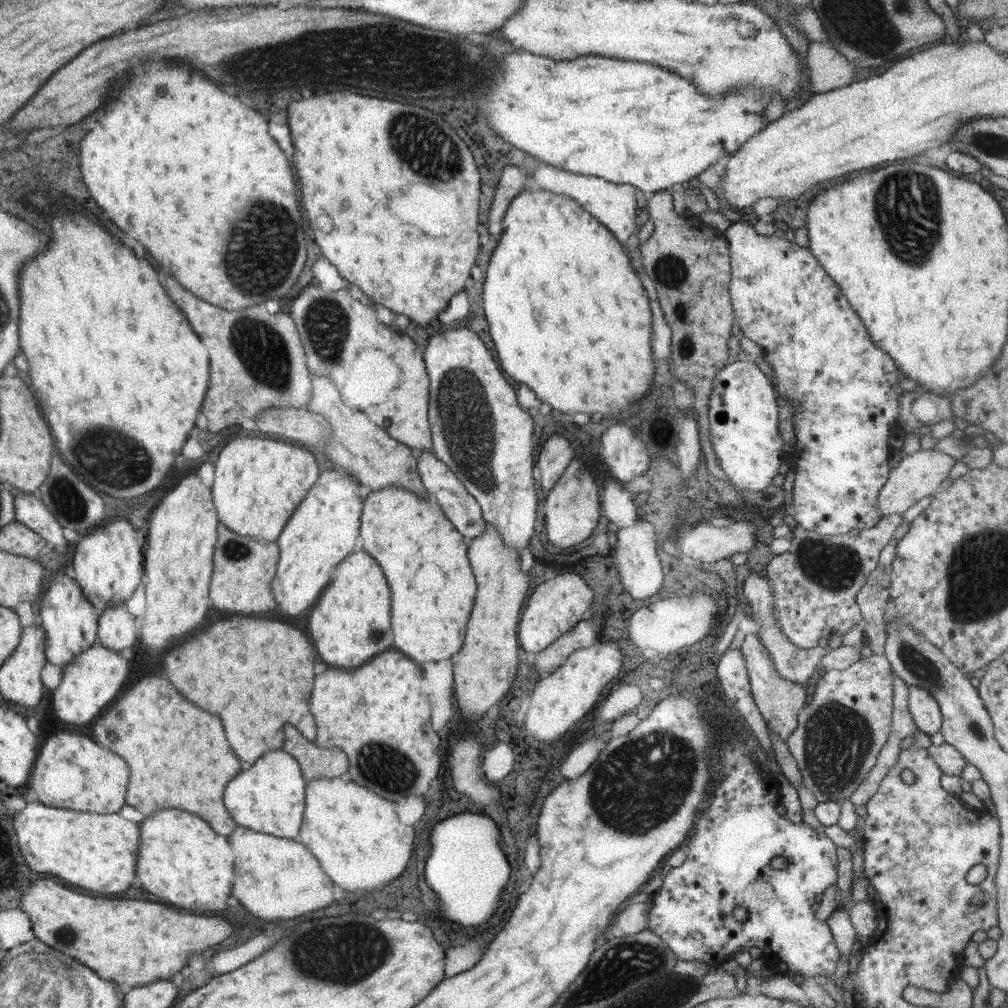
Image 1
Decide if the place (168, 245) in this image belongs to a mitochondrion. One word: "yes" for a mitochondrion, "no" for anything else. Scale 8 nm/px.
no

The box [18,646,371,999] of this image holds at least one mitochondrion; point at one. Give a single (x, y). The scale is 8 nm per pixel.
(67, 935)

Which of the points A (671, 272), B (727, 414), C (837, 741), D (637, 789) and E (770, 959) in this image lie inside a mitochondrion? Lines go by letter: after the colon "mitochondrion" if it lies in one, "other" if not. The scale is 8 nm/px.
A: mitochondrion
B: other
C: mitochondrion
D: mitochondrion
E: other

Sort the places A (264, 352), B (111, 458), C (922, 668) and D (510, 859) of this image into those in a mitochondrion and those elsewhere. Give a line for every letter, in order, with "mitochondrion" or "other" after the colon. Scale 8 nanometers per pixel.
A: mitochondrion
B: mitochondrion
C: mitochondrion
D: other

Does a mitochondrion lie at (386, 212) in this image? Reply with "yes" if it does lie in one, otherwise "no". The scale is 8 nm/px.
no

